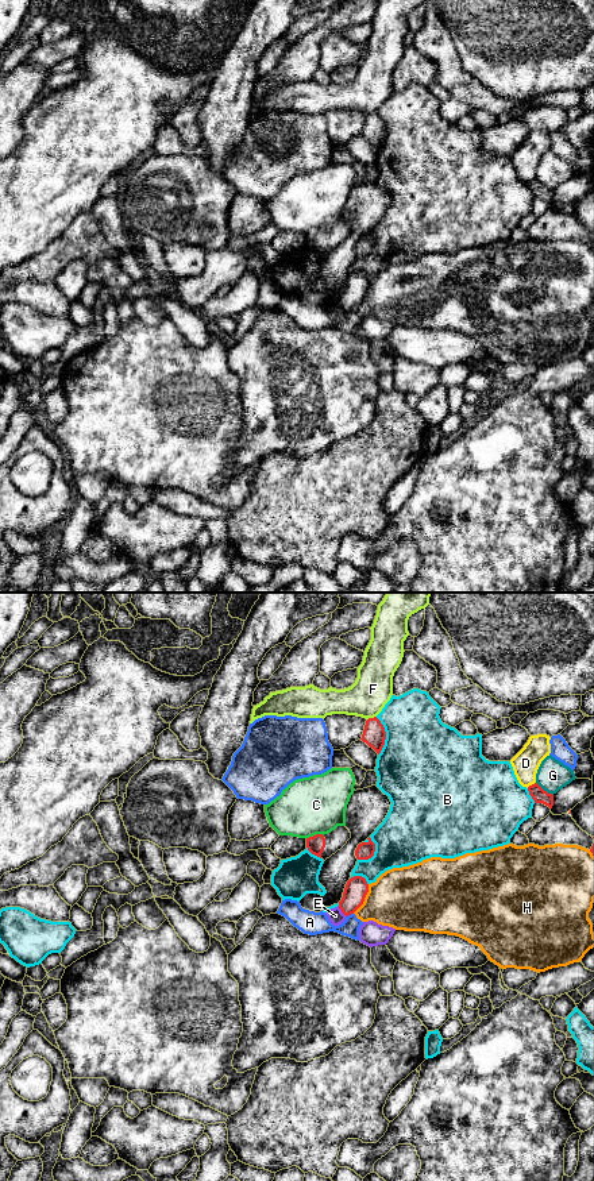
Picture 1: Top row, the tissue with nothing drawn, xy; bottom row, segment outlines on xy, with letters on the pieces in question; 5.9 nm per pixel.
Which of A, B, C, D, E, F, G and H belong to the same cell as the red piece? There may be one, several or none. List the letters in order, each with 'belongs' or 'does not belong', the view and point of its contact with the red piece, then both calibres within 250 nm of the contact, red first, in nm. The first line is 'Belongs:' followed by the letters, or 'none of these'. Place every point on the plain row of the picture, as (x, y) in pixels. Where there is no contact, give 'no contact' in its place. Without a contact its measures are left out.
Belongs: none of these
A: does not belong | xy (348, 309) | 140/140 nm
B: does not belong | xy (373, 249) | 110/340 nm
C: does not belong | xy (316, 230) | 110/340 nm
D: does not belong | xy (532, 180) | 90/160 nm
E: does not belong | xy (342, 307) | 140/90 nm
F: does not belong | xy (371, 114) | 140/240 nm
G: does not belong | xy (543, 185) | 90/190 nm
H: does not belong | xy (363, 294) | 140/380 nm

